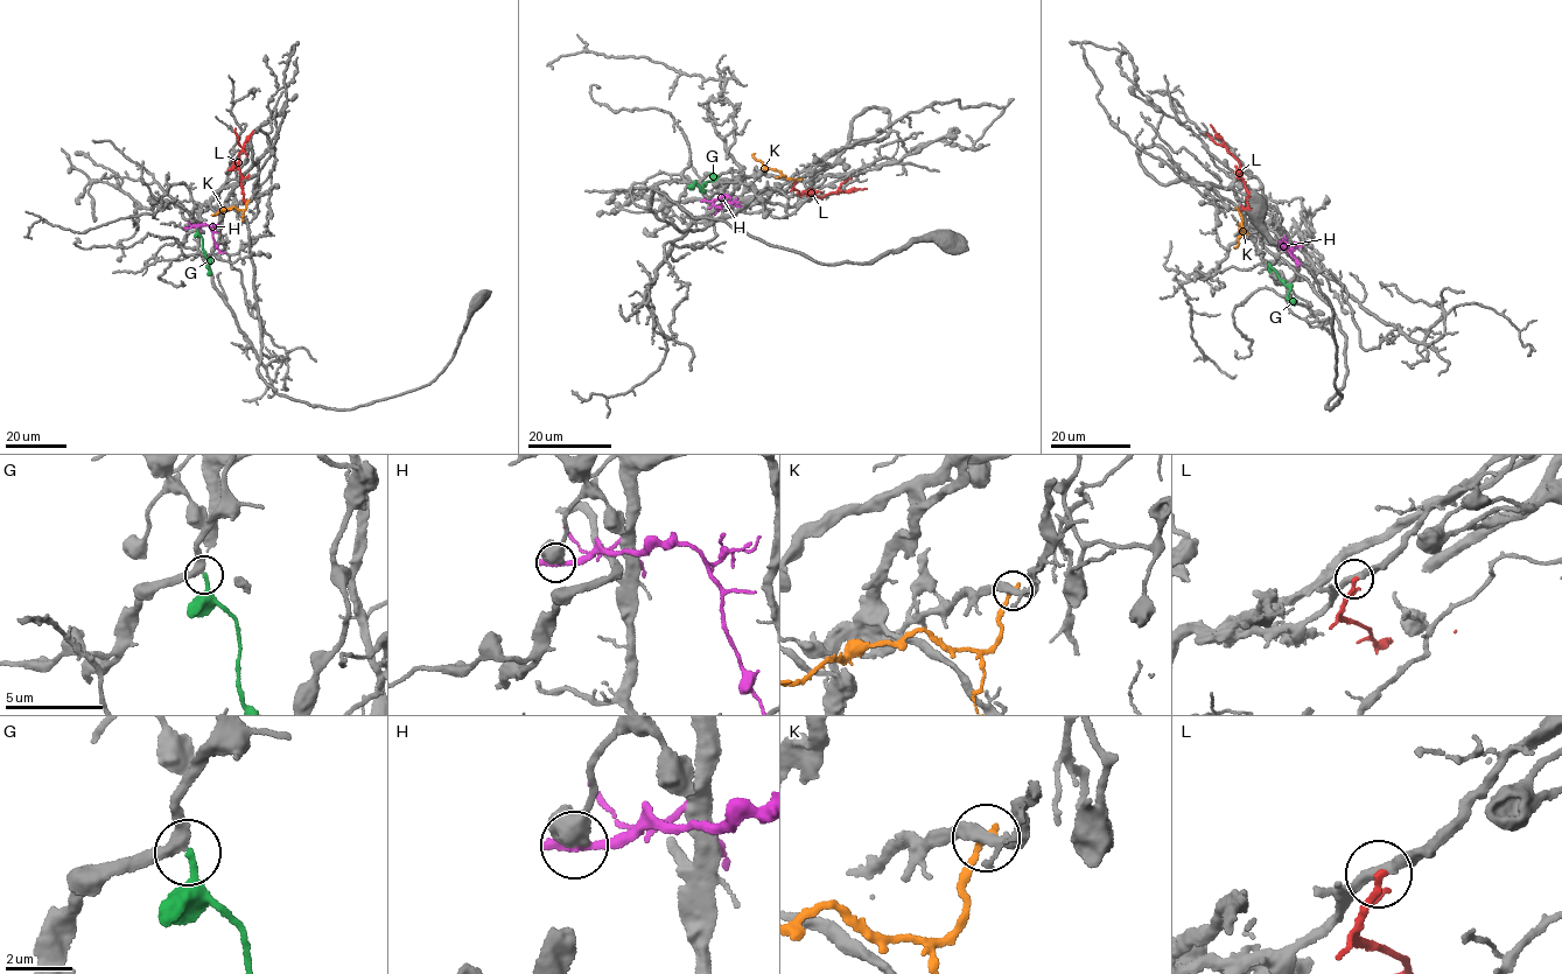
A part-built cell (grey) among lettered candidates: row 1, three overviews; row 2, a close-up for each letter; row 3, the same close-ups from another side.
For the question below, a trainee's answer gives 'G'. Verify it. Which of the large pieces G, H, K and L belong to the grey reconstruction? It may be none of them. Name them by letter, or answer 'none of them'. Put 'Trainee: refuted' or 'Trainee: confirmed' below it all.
G
Trainee: confirmed

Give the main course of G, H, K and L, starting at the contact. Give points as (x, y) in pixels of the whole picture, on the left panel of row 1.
G: (196, 230), (209, 260), (208, 274)
H: (187, 228), (207, 225), (217, 249), (225, 252)
K: (249, 201), (243, 210), (233, 207), (214, 215)
L: (245, 201), (238, 168), (243, 148), (236, 128)

